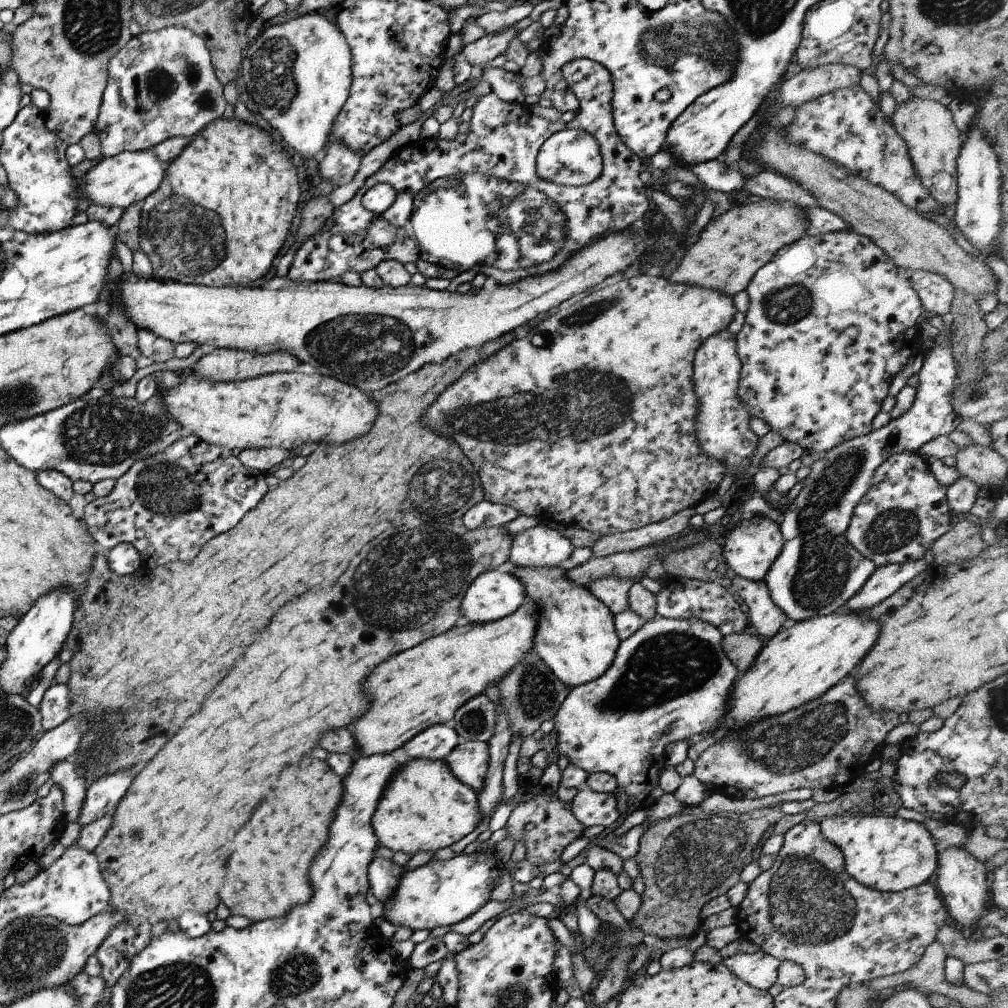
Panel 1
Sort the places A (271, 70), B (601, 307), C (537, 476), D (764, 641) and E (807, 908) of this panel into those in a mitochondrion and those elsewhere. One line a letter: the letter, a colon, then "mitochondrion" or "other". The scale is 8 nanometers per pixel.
A: mitochondrion
B: mitochondrion
C: other
D: other
E: mitochondrion

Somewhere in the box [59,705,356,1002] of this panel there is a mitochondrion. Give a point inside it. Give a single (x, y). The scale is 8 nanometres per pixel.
(298, 973)

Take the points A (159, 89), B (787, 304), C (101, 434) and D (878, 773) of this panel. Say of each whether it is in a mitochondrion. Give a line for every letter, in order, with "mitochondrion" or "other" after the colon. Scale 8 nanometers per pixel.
A: mitochondrion
B: mitochondrion
C: mitochondrion
D: other

